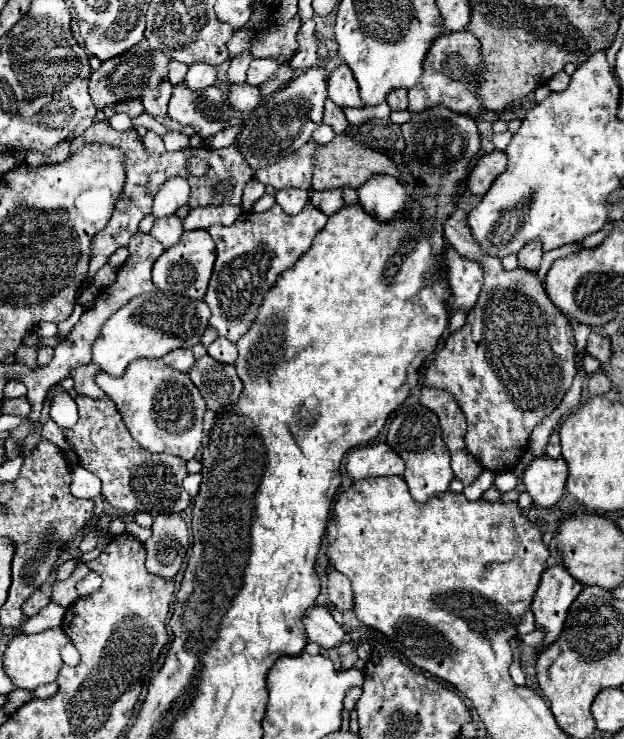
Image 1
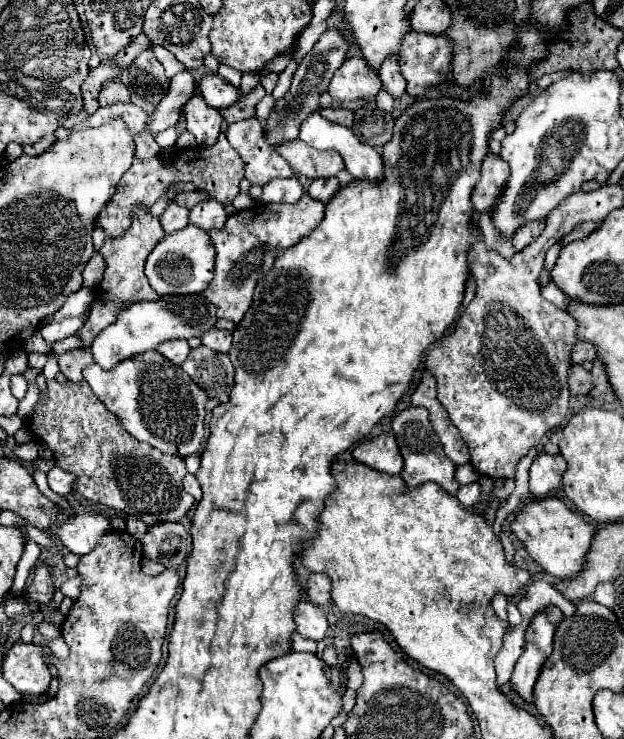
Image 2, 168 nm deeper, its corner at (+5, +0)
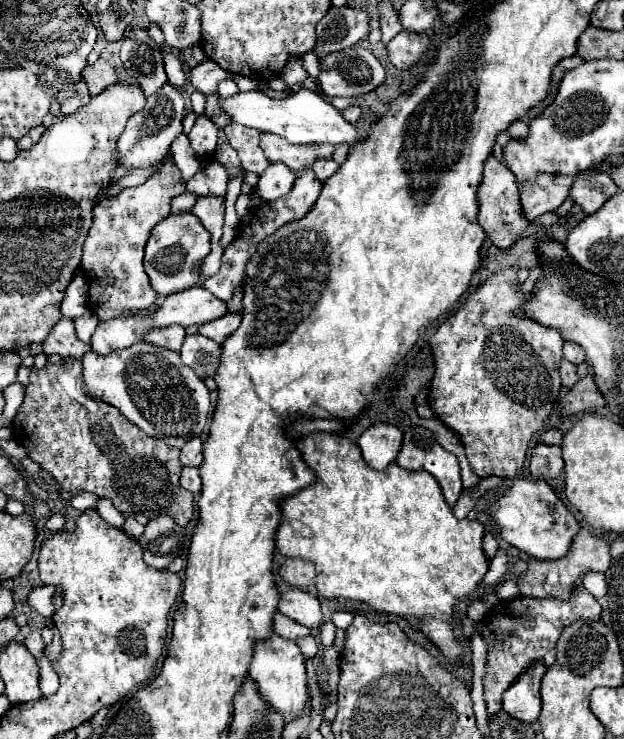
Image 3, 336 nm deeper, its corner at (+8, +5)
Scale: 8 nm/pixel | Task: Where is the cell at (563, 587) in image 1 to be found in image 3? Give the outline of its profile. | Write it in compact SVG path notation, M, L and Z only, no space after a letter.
M534 662L514 684L504 692L504 710L524 722L534 722L540 714L540 680L546 672L542 662Z

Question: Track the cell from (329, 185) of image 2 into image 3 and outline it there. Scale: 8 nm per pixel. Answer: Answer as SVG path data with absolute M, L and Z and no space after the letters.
M320 160L312 164L312 170L320 182L326 182L328 176L332 176L338 170L338 164L334 160Z

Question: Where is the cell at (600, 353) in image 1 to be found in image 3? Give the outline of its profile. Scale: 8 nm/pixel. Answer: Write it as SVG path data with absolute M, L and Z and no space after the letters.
M566 342L564 344L564 358L570 360L572 364L582 364L584 356L586 354L584 354L584 350L578 344L574 344L574 342Z

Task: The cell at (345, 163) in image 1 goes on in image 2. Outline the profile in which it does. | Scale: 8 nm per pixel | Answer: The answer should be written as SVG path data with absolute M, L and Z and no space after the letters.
M301 139L285 141L275 147L275 151L287 159L291 169L299 175L307 175L309 179L317 177L333 177L341 171L343 163L339 159L339 153L335 151L317 151L313 147L307 147Z

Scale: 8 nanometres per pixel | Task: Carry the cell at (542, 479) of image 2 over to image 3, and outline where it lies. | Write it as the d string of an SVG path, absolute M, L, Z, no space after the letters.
M536 444L530 454L530 474L536 480L550 480L558 478L564 468L562 450L560 446L548 446L548 444Z

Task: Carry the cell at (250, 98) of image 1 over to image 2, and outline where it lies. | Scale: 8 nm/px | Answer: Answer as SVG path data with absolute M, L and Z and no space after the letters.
M209 73L203 75L199 79L199 91L203 95L203 99L207 101L207 105L215 107L215 109L223 109L229 107L237 101L239 97L239 87L233 87L231 83L227 83L223 77L219 77L217 73Z

